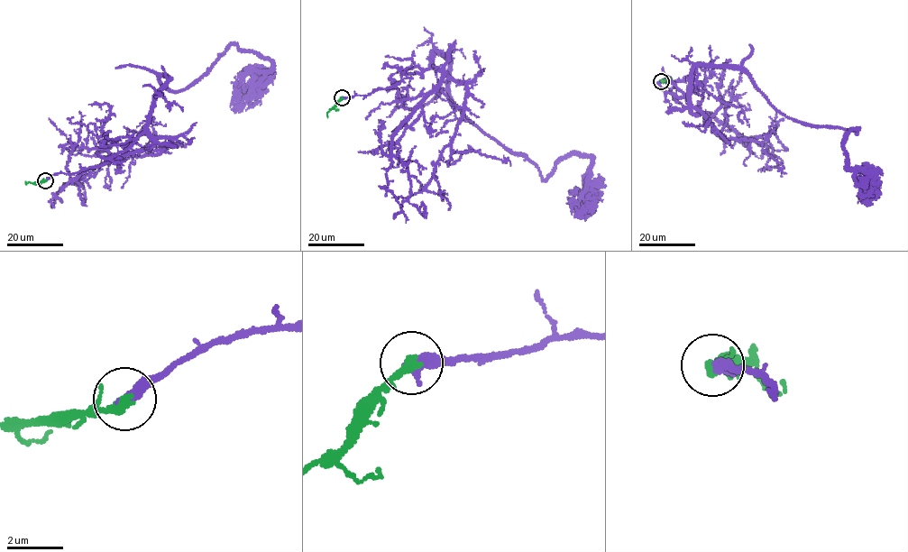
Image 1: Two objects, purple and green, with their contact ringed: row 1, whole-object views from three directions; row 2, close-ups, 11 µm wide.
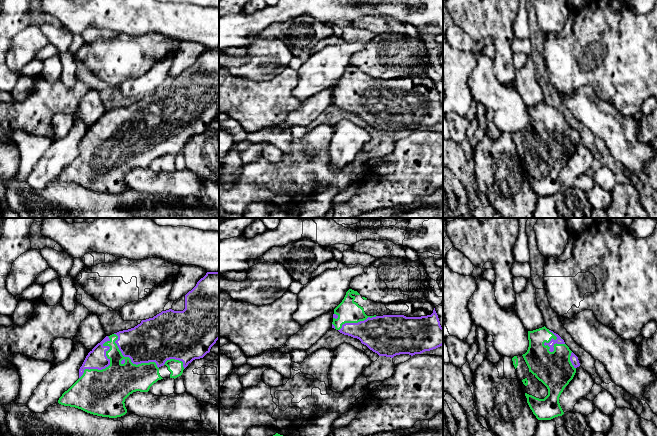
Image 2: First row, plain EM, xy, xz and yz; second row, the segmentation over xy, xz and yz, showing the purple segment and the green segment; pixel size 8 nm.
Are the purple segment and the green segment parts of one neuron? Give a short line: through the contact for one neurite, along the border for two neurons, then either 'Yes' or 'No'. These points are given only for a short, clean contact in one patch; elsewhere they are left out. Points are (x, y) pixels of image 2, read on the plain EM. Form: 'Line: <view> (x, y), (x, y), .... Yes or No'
Yes

